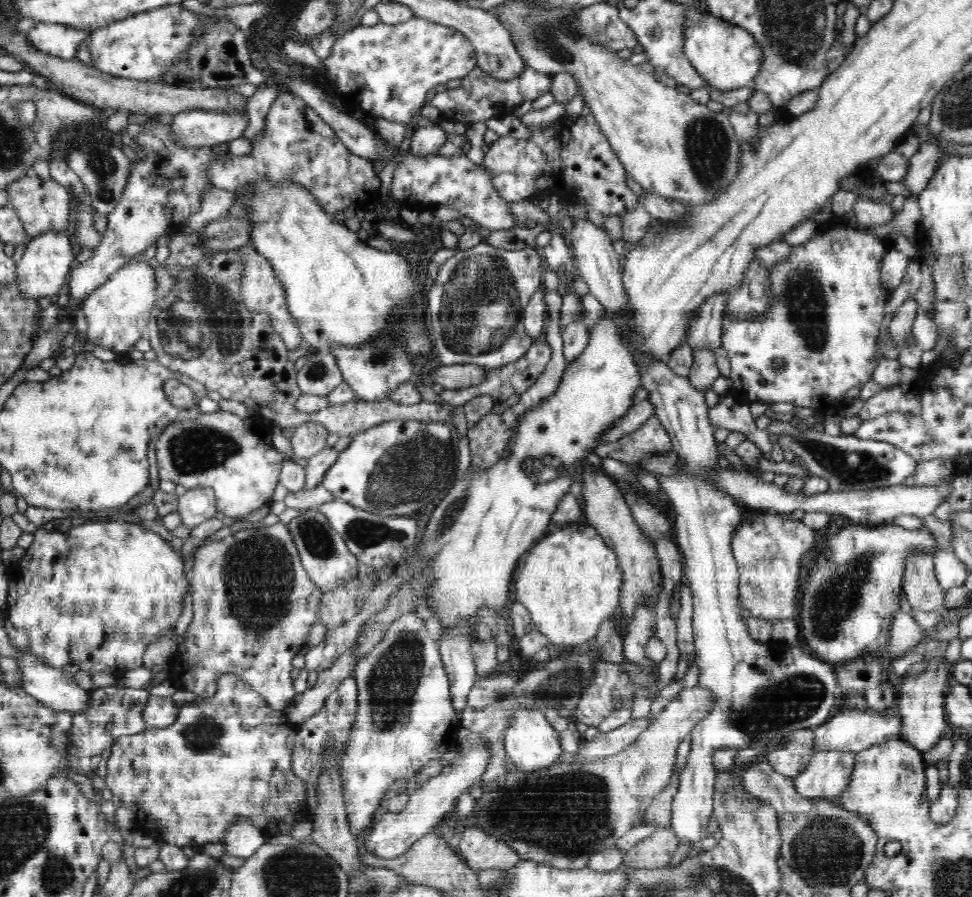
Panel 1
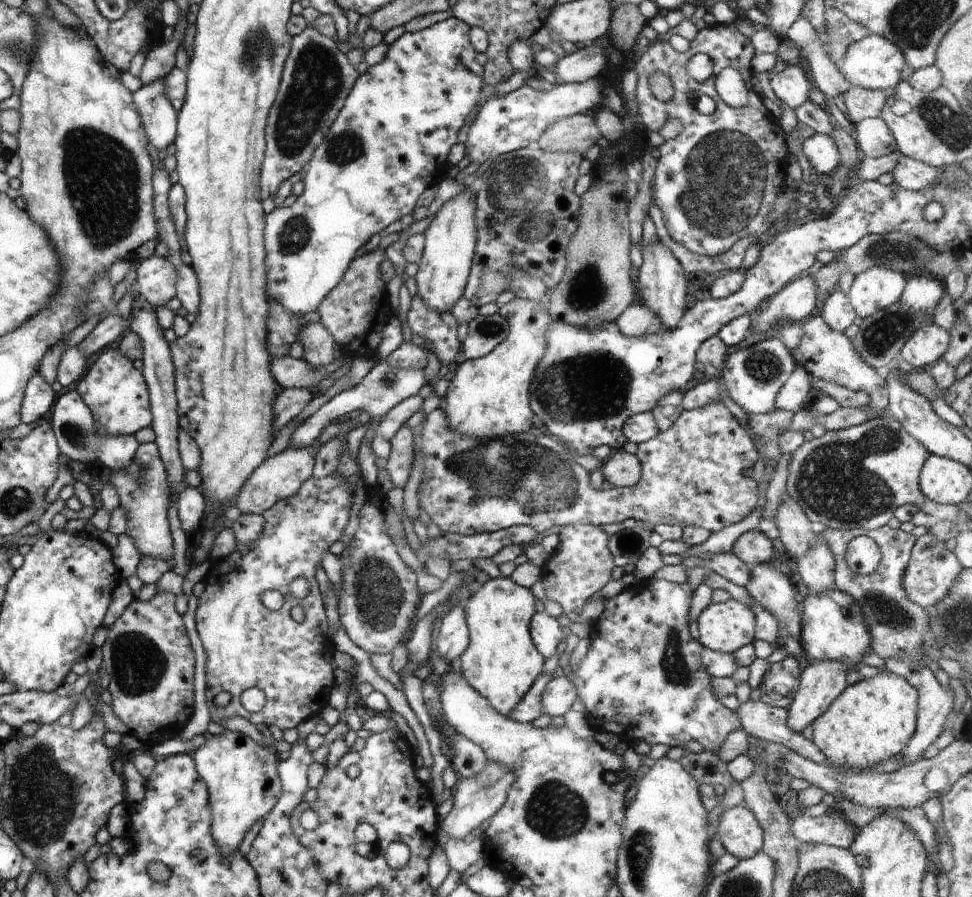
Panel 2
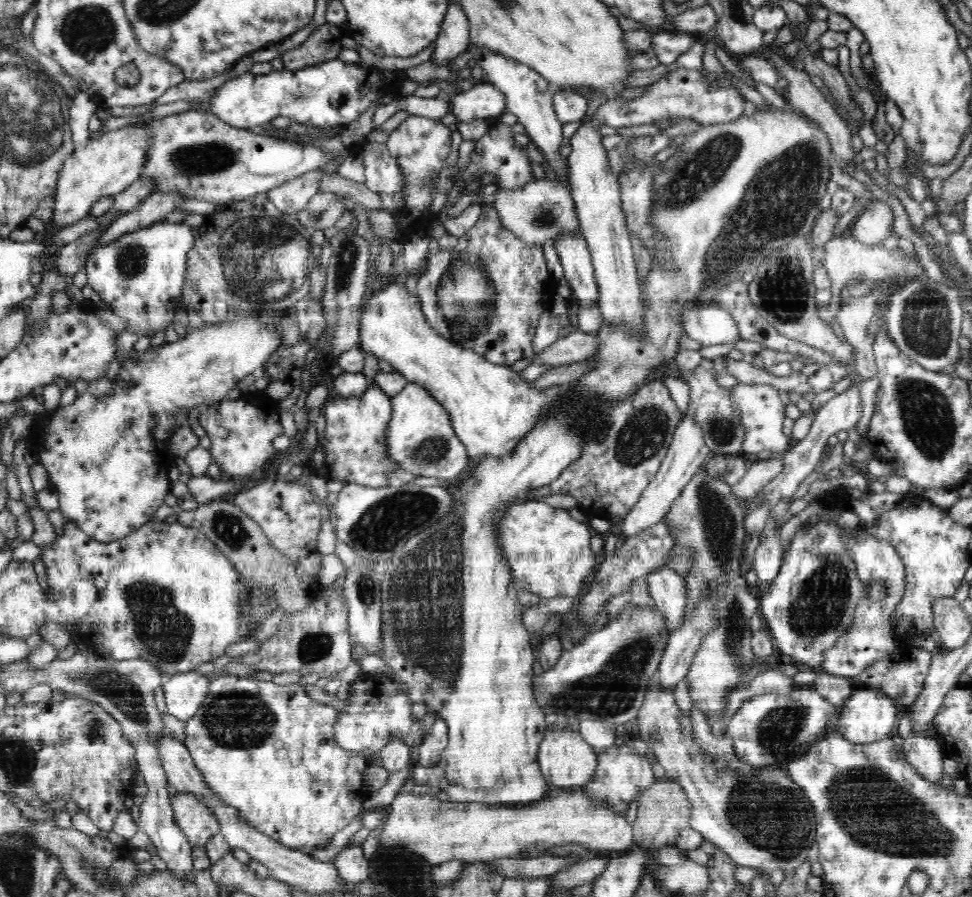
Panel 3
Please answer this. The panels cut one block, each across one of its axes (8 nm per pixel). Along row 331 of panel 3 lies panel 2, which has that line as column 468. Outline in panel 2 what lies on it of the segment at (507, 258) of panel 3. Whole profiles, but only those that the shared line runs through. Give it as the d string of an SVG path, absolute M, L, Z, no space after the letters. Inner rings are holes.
M712 400L702 408L694 408L692 410L683 410L682 414L676 419L676 422L668 430L659 432L654 438L638 445L635 455L641 464L642 478L632 487L622 488L608 488L608 490L594 490L590 485L590 472L584 469L581 465L576 463L576 454L569 448L566 448L560 442L556 442L548 437L545 433L541 436L534 436L531 433L514 433L506 434L505 436L496 436L491 438L468 438L462 434L456 434L450 430L448 426L448 419L444 411L438 407L432 410L428 416L424 417L422 428L420 428L420 454L424 456L423 480L418 489L419 508L422 516L430 522L434 522L441 532L450 532L462 535L473 535L478 533L492 533L497 530L507 529L512 526L531 526L536 530L538 535L545 535L547 533L557 531L564 526L572 526L576 524L594 524L596 526L604 526L604 524L614 524L615 522L624 522L627 518L634 518L640 520L642 524L649 523L653 525L680 525L702 527L708 532L718 532L726 526L741 522L748 516L752 510L757 506L759 500L758 486L754 478L748 476L748 470L758 462L759 452L753 444L753 440L734 414L726 408L725 402L719 400Z

